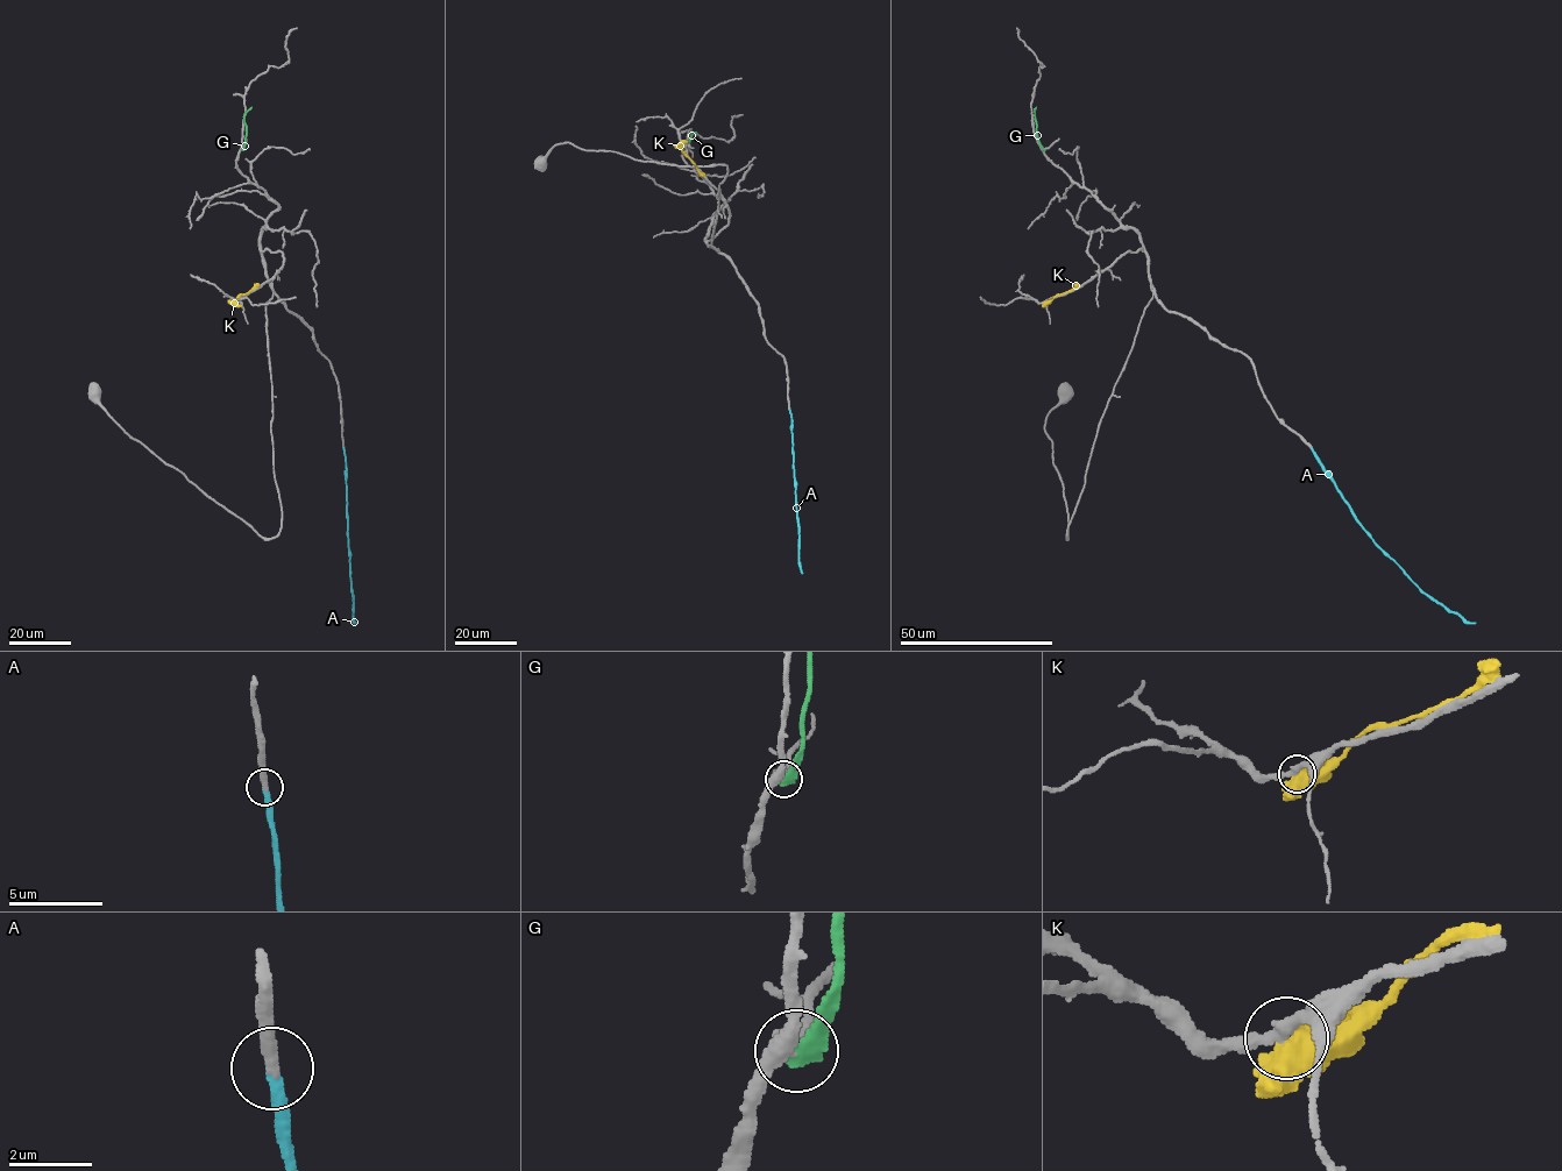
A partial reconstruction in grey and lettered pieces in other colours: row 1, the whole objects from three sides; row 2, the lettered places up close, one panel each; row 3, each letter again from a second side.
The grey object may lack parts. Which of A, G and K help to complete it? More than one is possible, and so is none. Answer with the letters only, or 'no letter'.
A

